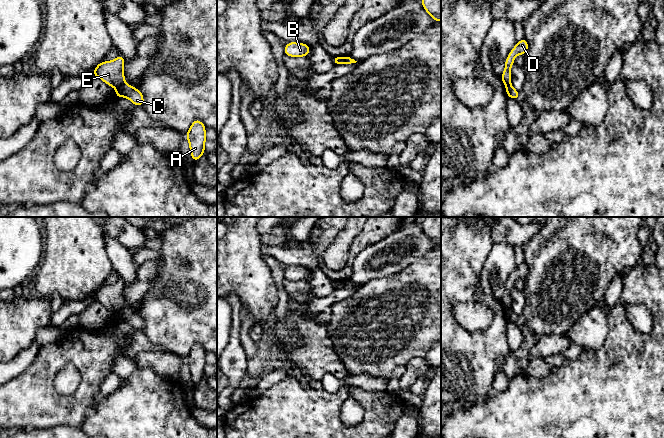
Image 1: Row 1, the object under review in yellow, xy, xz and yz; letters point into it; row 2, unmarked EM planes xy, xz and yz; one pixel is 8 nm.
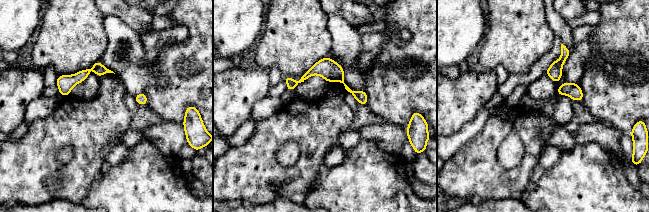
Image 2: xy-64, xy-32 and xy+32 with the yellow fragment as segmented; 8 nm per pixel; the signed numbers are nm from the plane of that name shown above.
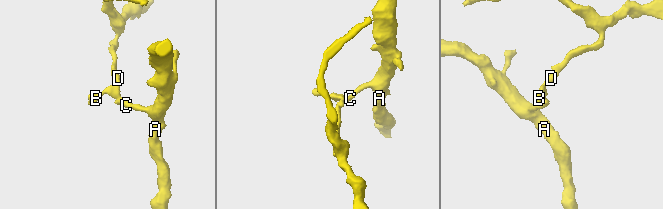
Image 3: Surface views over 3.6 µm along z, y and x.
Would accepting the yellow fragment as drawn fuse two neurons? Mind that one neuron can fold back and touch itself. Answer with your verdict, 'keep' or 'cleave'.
cleave

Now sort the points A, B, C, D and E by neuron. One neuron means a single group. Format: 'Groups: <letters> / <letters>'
Groups: A C / B D E

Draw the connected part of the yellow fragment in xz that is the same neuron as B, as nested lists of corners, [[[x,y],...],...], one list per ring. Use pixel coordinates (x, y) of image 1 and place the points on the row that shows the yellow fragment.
[[[289,42],[284,46],[284,54],[290,57],[305,57],[310,52],[310,46],[305,43]]]

